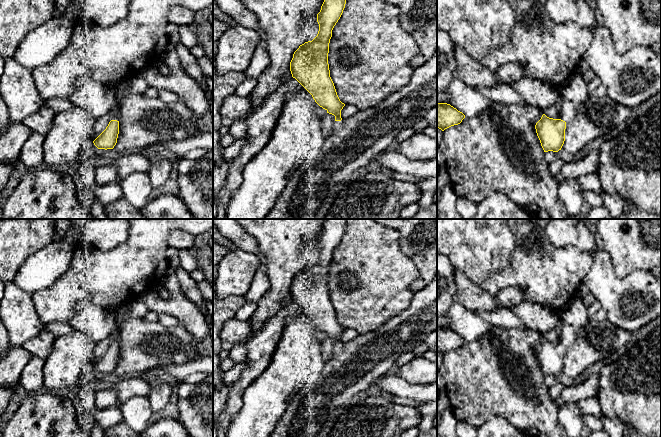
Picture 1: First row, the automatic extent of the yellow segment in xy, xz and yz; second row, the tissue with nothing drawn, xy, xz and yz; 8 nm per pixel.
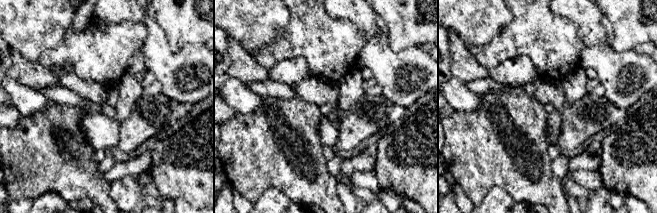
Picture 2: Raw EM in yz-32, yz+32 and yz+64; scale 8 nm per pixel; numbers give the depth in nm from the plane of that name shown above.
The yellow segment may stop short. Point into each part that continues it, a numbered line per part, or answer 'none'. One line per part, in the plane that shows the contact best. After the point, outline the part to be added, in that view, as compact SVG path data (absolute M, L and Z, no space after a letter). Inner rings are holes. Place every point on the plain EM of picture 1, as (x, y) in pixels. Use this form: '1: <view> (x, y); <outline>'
1: xy (123, 311); M130 303L124 304L124 305L121 305L121 306L115 308L111 312L111 314L115 318L115 321L116 321L116 325L109 335L111 337L111 344L119 345L119 343L120 343L119 324L120 324L122 319L124 319L128 316L131 316L130 315Z

